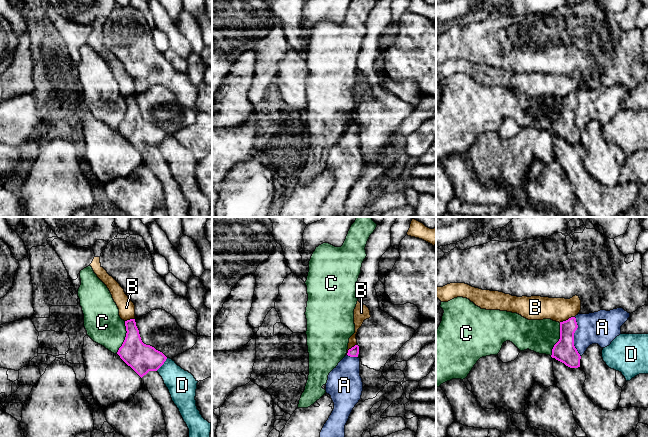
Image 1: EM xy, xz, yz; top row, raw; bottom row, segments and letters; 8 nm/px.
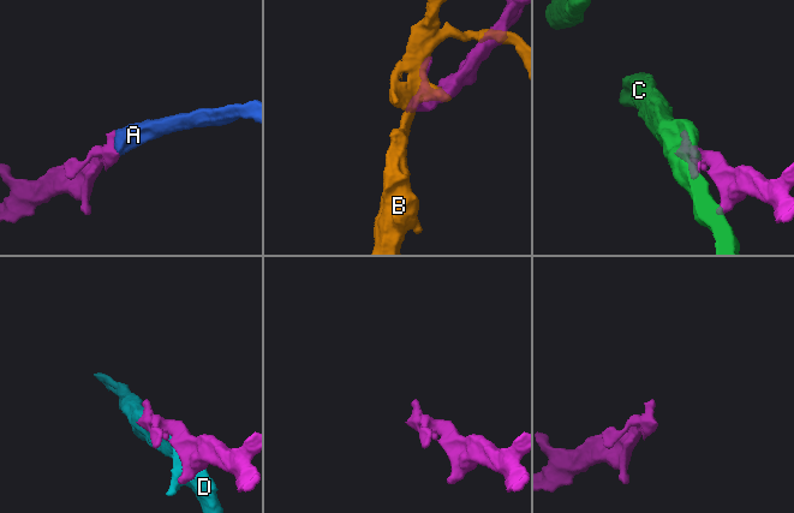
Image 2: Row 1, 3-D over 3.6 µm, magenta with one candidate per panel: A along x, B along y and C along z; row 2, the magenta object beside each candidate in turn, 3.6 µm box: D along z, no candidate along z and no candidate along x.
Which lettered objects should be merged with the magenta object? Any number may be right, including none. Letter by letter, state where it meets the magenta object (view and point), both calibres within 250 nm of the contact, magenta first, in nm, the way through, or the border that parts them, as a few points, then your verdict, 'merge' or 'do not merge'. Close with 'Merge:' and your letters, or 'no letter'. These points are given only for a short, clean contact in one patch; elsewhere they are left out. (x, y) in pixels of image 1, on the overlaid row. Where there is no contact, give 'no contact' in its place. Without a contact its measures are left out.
A: yz (573, 337) | 180/260 nm | across yz (564, 350), (573, 337), (585, 329), (602, 327) | merge
B: yz (566, 320) | 180/190 nm | along yz (574, 316), (559, 322) | do not merge
C: yz (559, 339) | 180/260 nm | along yz (560, 323), (560, 338), (554, 345), (550, 355) | do not merge
D: xy (162, 364) | 240/240 nm | do not merge
Merge: A

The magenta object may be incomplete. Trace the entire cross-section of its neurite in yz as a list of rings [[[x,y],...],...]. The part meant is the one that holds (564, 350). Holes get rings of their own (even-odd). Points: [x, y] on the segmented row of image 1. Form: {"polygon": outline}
{"polygon": [[[623,308],[578,314],[560,322],[560,339],[552,349],[552,358],[570,368],[580,367],[581,356],[592,344],[605,348],[621,334],[621,326],[630,313]]]}

